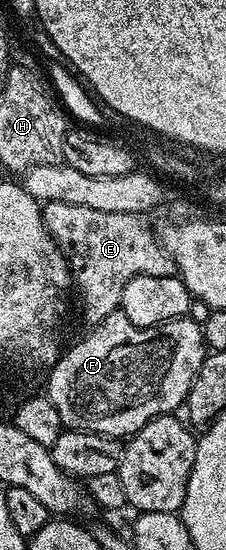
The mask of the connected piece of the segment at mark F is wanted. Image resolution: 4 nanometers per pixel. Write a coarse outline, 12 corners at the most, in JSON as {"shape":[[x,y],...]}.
{"shape":[[107,316],[48,371],[62,427],[128,439],[185,405],[188,316]]}

